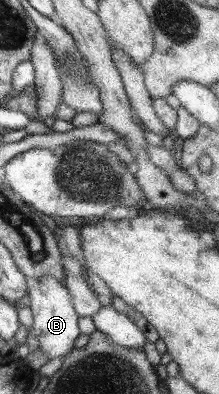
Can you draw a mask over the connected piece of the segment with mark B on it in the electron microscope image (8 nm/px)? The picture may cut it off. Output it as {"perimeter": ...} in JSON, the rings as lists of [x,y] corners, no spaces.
{"perimeter":[[[42,277],[35,282],[30,282],[30,291],[27,292],[25,303],[29,305],[33,313],[34,334],[39,342],[42,353],[48,359],[58,359],[65,357],[67,353],[75,349],[74,343],[80,335],[78,328],[78,317],[71,294],[64,282],[57,281],[52,277]]]}

